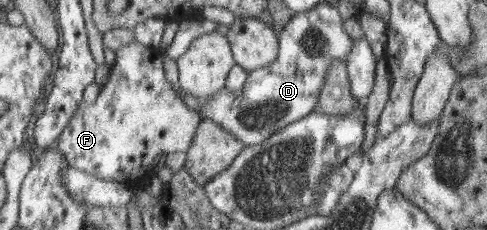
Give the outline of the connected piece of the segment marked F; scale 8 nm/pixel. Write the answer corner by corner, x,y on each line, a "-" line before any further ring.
135,41
121,46
115,52
110,79
100,88
93,104
82,101
69,125
59,136
57,149
66,157
68,165
85,171
99,179
111,180
129,187
148,184
153,177
153,160
159,154
185,153
201,123
200,114
184,103
168,83
163,69
164,53
158,47
144,46

